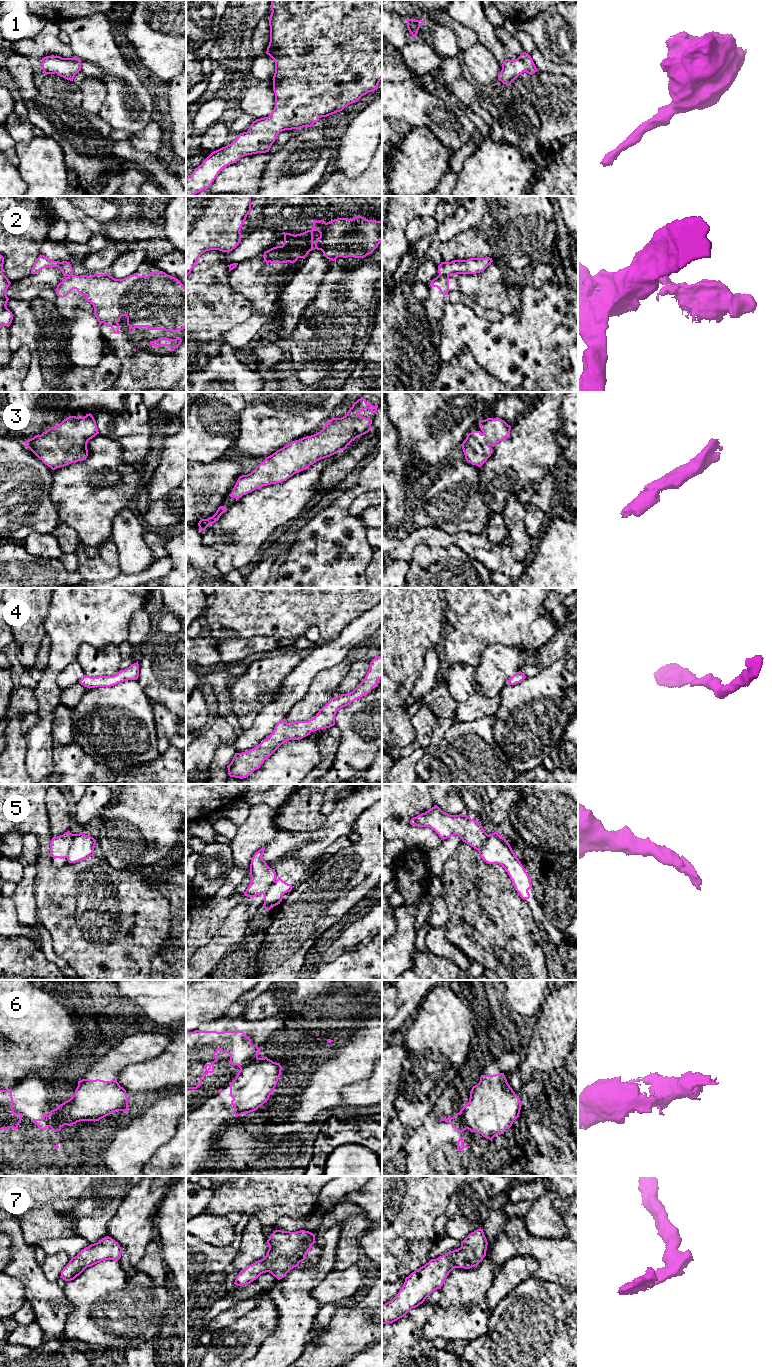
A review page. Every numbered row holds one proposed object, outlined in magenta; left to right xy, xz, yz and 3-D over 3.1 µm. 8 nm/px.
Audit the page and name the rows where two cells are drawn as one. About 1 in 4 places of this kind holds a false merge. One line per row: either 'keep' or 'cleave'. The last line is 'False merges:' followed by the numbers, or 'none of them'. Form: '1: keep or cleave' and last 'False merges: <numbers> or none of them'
1: keep
2: cleave
3: keep
4: keep
5: cleave
6: cleave
7: keep
False merges: 2, 5, 6

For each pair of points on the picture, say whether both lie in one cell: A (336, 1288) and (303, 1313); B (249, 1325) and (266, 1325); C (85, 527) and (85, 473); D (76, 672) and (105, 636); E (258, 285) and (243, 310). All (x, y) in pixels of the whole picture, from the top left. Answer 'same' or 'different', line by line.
A: different
B: same
C: same
D: different
E: different

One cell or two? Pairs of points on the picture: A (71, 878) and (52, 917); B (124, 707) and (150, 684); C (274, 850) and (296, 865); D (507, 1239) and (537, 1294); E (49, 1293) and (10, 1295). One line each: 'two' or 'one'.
A: one
B: two
C: one
D: two
E: two

